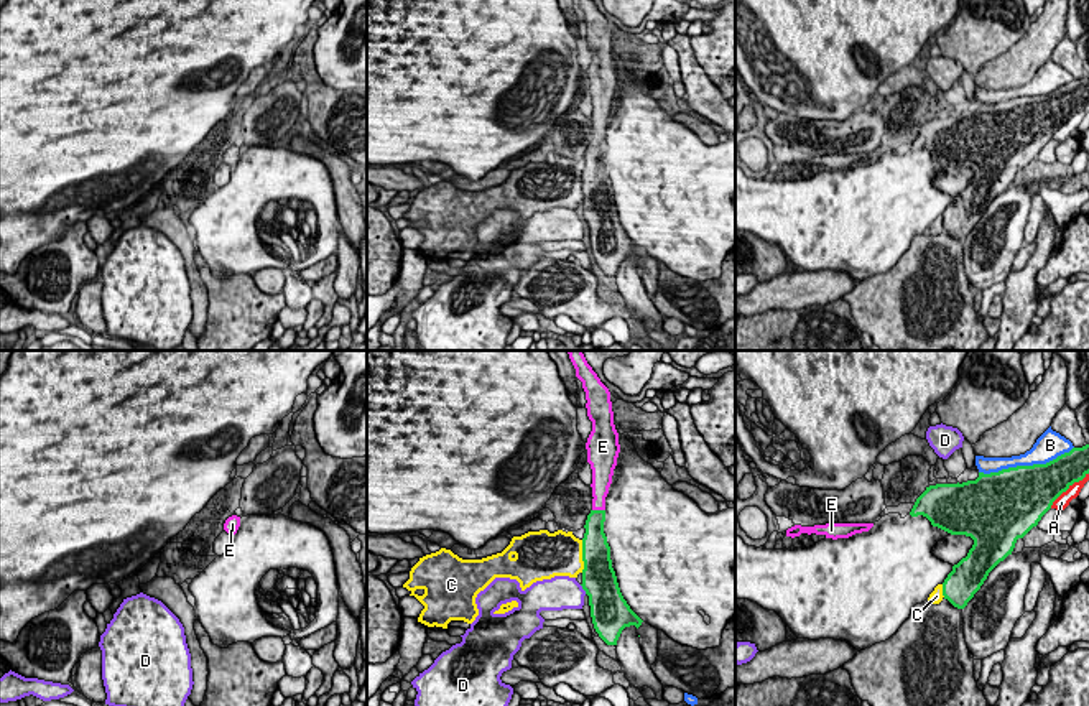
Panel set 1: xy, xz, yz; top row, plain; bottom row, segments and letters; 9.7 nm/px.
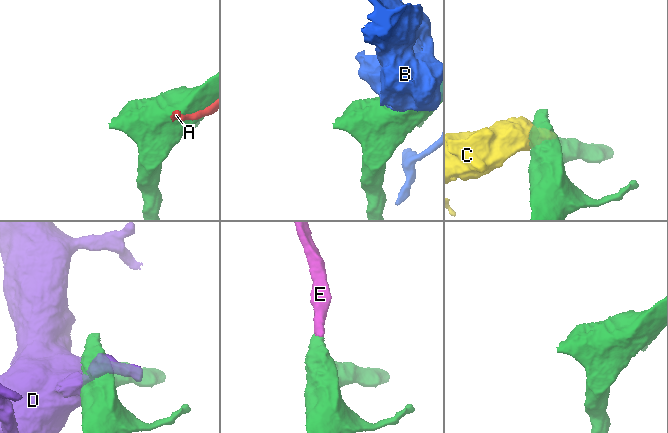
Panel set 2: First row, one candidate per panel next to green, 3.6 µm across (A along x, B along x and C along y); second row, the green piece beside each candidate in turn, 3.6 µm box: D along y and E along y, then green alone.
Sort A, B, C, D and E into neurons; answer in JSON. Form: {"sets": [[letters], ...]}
{"sets": [["A"], ["B"], ["C"], ["D"], ["E"]]}

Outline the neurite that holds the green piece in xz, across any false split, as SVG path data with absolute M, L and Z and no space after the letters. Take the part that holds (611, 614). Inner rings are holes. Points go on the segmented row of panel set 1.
M568 351L576 377L586 392L587 416L592 431L587 438L587 462L592 469L592 510L586 520L582 538L582 589L589 596L591 617L595 632L607 645L617 645L625 627L642 625L642 619L623 599L610 560L610 546L604 533L605 497L612 484L620 453L619 433L609 388L587 364L582 351Z

